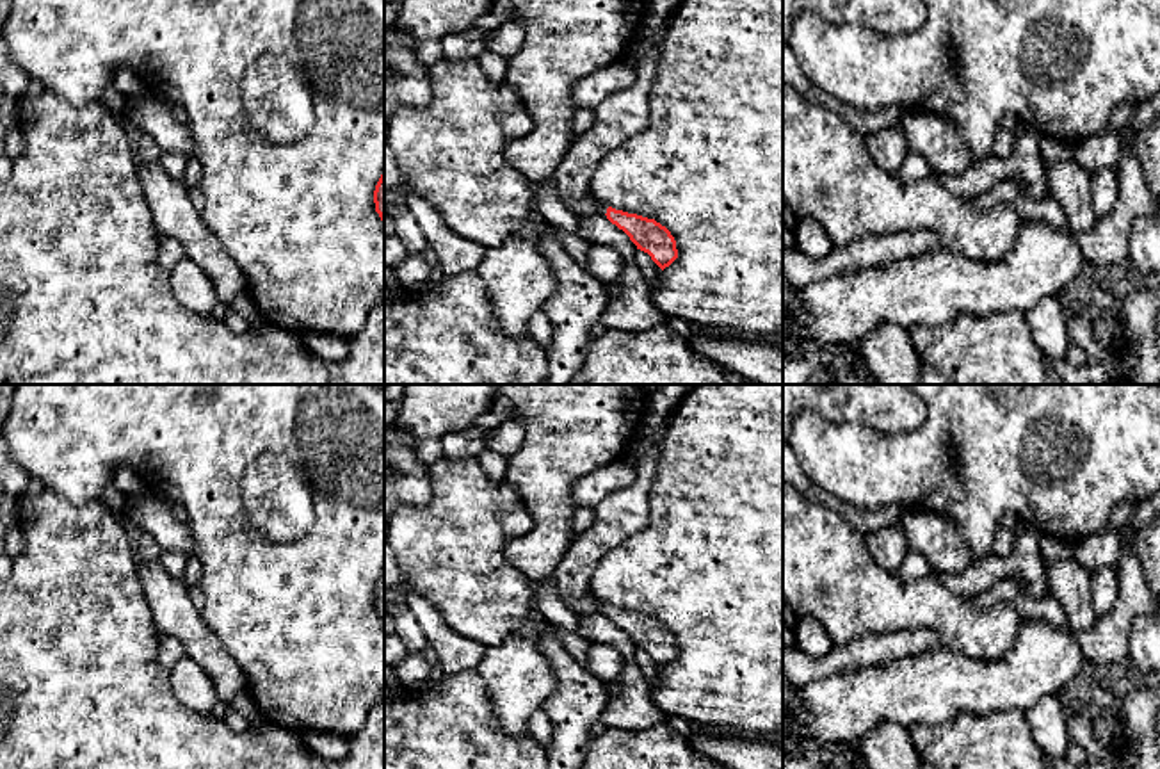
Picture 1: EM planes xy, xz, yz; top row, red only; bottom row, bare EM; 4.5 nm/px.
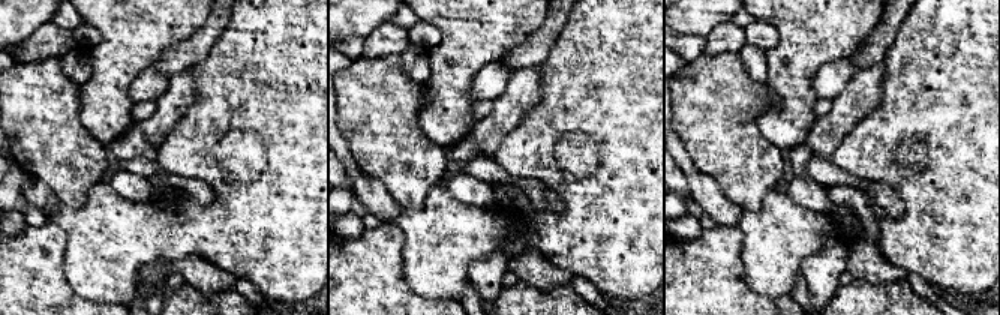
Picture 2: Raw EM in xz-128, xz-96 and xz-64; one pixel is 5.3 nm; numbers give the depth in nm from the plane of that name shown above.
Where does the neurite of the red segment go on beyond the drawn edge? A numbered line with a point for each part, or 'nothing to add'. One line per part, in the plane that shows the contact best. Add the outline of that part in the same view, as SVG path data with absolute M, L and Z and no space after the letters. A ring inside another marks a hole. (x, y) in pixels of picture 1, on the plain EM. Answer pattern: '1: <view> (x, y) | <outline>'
1: xz (588, 602) | M585 593L582 598L573 600L569 603L566 603L578 618L582 618L587 612L607 612L608 603L598 600L596 596L592 596L591 593Z

